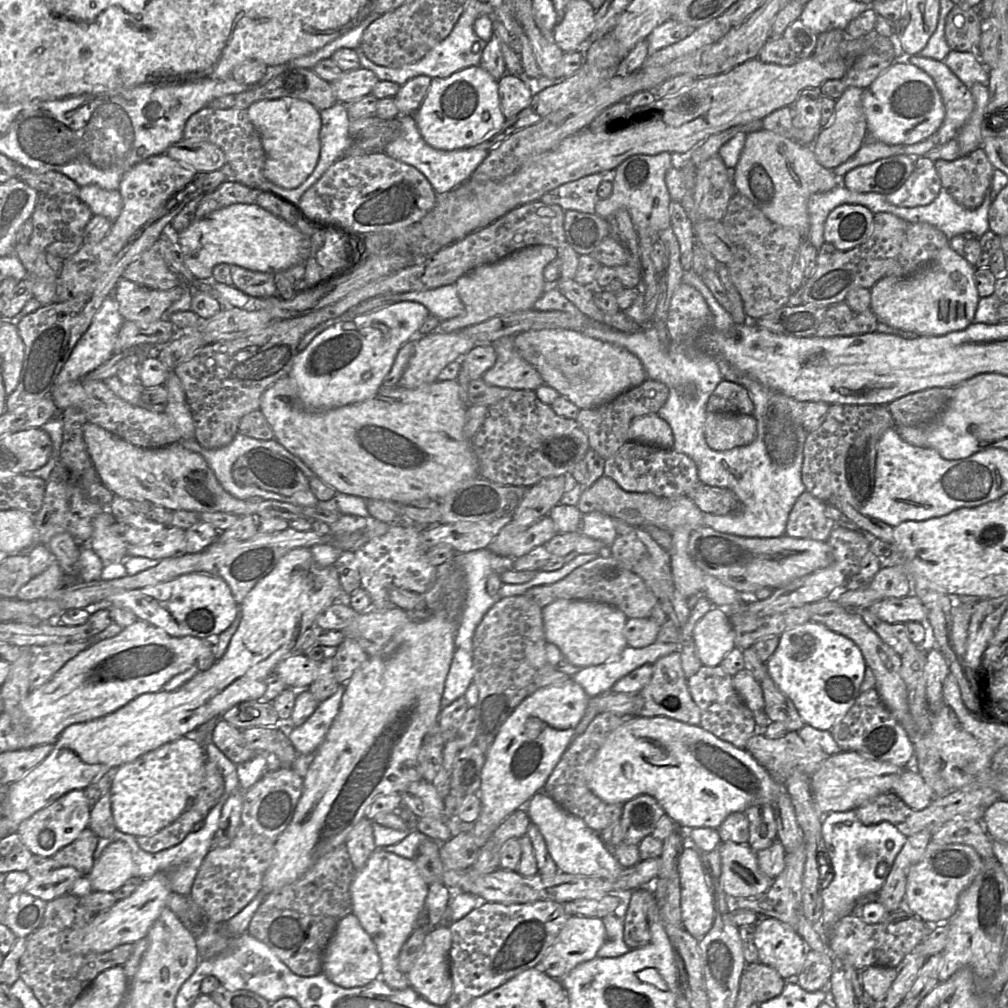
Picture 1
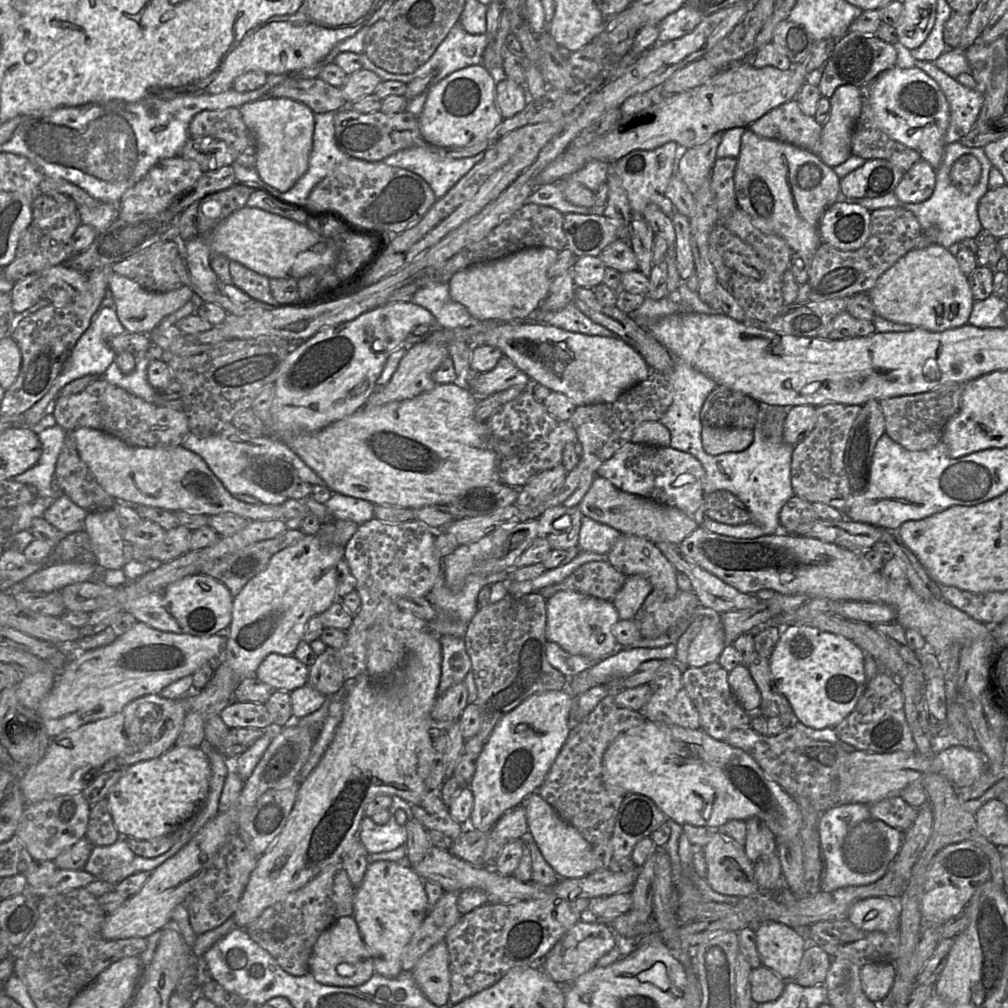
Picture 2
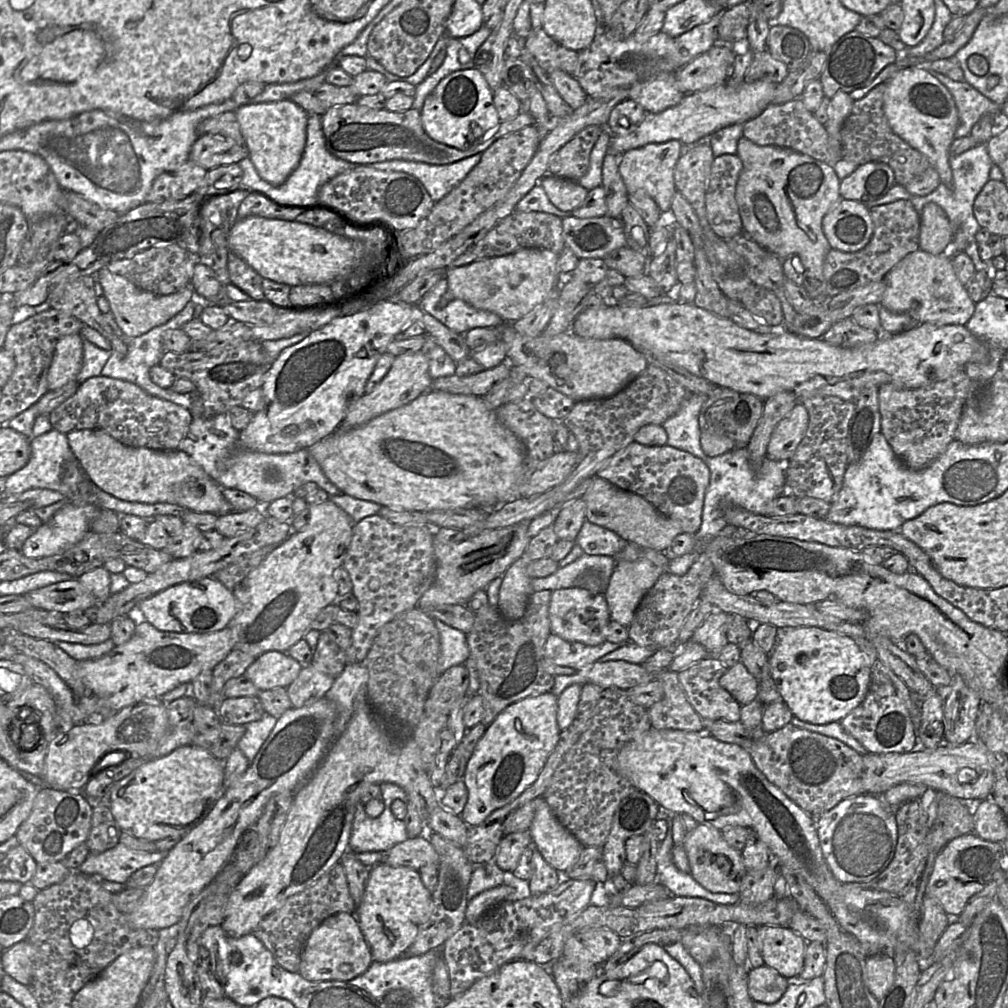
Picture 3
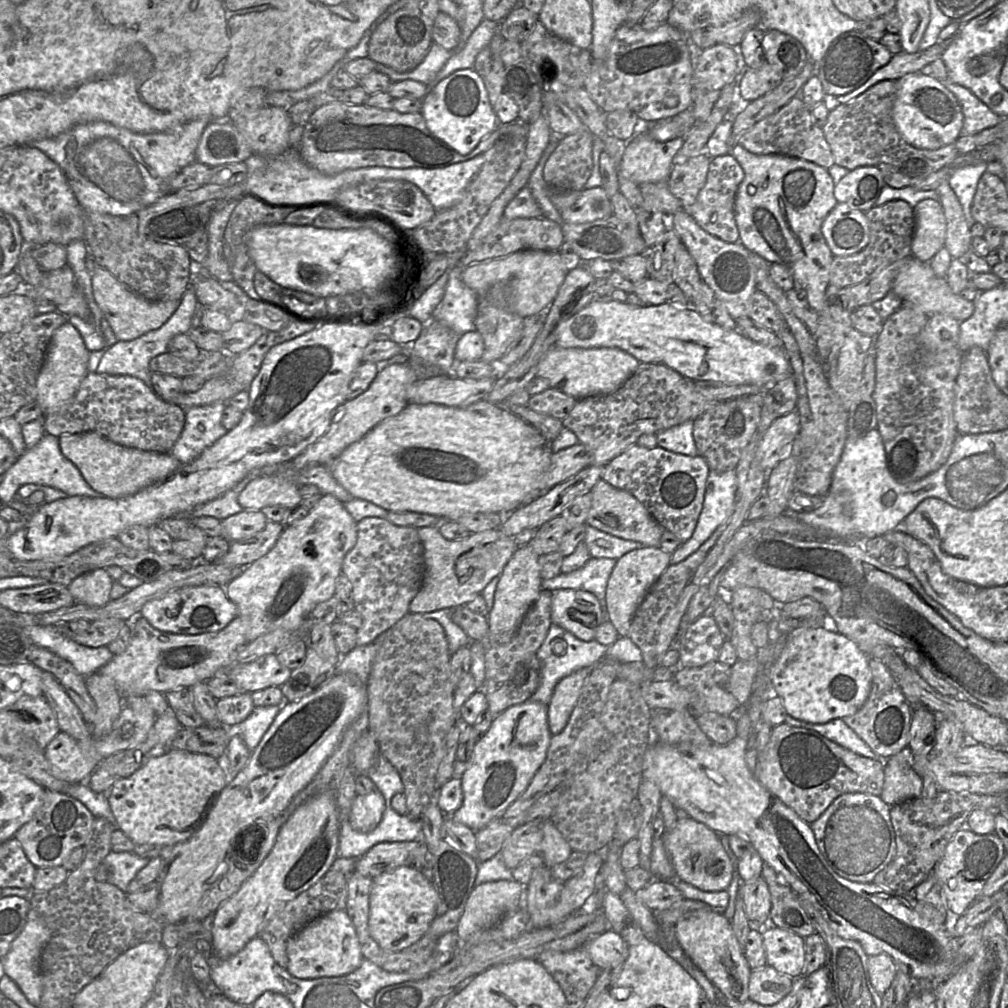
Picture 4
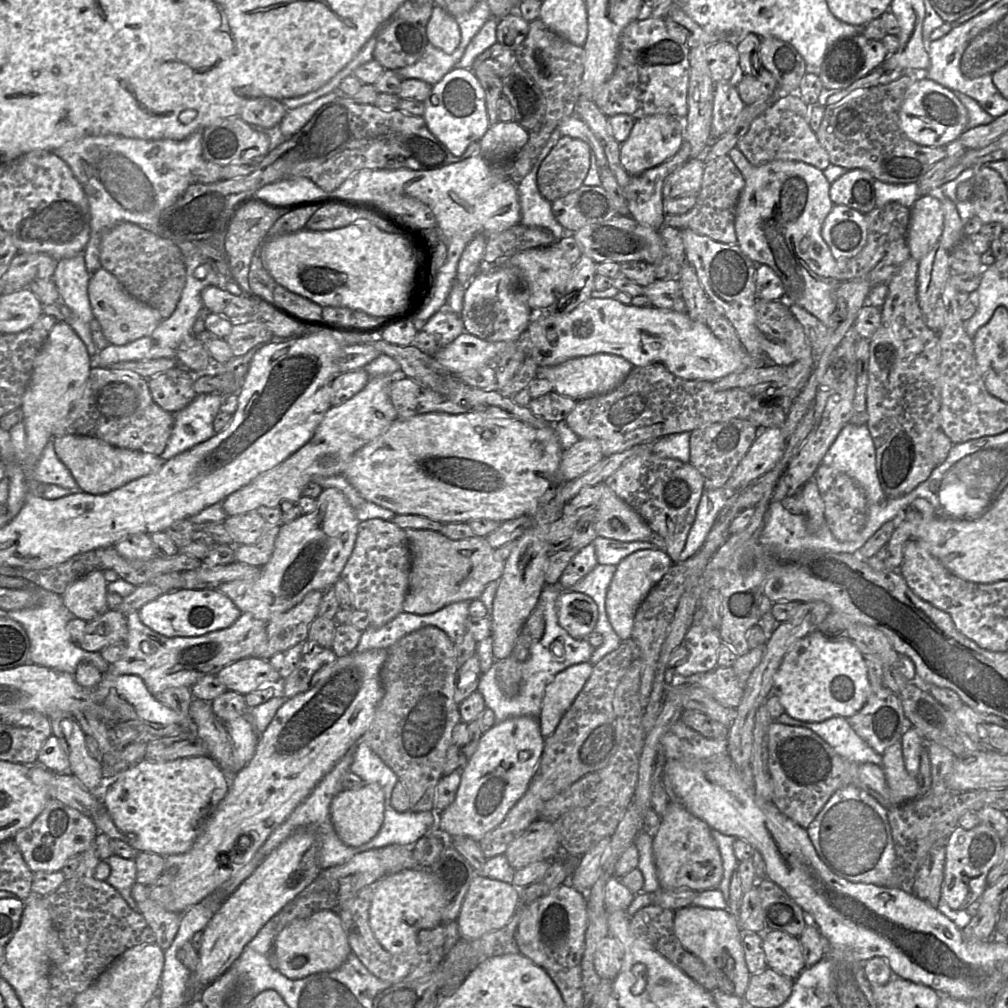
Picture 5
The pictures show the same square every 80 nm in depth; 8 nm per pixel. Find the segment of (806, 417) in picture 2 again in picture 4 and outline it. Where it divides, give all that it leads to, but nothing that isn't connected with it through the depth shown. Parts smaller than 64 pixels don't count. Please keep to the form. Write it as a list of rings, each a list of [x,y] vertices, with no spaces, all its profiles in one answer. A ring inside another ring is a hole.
[[[796,410],[776,419],[763,435],[758,448],[760,465],[770,471],[786,459],[800,432],[800,416]]]

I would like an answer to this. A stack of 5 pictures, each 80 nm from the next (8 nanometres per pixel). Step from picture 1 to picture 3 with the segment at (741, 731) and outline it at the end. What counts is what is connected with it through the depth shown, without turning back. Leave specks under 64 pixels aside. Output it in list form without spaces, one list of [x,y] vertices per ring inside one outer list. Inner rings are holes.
[[[717,657],[706,658],[691,664],[678,672],[679,682],[687,696],[687,699],[696,713],[701,717],[706,731],[707,726],[716,720],[730,722],[740,721],[741,704],[723,687],[720,686],[720,678],[727,672],[727,668]]]

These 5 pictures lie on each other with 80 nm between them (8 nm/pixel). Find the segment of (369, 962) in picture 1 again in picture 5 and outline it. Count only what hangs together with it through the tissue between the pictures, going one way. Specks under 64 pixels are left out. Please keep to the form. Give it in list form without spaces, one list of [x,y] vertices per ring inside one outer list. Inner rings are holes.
[[[336,909],[321,910],[290,922],[275,936],[272,952],[275,968],[289,979],[301,979],[311,974],[336,970],[352,953]]]

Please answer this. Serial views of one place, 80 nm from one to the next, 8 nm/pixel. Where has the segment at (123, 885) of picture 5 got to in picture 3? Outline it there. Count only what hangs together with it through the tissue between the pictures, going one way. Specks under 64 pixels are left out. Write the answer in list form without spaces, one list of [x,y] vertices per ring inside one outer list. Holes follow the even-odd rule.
[[[117,843],[113,848],[101,853],[89,853],[79,867],[84,875],[95,873],[105,880],[125,884],[129,877],[140,868],[159,865],[168,852],[138,852]]]

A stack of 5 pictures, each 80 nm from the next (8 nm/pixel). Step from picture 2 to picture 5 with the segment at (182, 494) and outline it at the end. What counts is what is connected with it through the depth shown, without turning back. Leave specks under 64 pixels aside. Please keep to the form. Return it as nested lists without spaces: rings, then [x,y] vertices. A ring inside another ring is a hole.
[[[65,435],[53,438],[58,458],[70,470],[82,492],[99,495],[115,490],[130,481],[157,472],[166,460],[159,455],[115,447],[99,438]]]

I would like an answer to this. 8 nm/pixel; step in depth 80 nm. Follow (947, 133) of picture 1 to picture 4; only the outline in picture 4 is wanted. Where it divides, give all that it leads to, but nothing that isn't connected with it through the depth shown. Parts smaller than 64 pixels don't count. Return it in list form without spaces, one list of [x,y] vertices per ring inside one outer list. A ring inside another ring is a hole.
[[[947,79],[939,80],[954,94],[964,116],[960,136],[975,135],[978,132],[997,125],[1003,118],[993,113],[970,90],[954,84]]]

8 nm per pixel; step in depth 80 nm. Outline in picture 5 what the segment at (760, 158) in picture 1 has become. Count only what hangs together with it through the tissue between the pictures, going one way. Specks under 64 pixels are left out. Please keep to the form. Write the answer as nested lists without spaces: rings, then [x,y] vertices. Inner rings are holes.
[[[735,146],[728,156],[745,179],[745,186],[736,207],[735,231],[738,246],[756,265],[767,265],[779,276],[784,288],[784,300],[816,316],[827,328],[837,326],[834,313],[837,306],[839,280],[837,260],[822,237],[822,226],[833,208],[831,183],[823,171],[800,161],[772,161],[761,166],[752,165]]]

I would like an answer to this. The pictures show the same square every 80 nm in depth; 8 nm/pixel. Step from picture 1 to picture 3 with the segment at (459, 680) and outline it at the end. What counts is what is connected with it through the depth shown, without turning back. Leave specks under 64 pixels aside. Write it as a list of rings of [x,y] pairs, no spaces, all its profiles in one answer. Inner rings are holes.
[[[434,620],[440,635],[440,655],[438,658],[438,676],[454,665],[464,664],[470,657],[466,634],[448,626],[440,620]]]

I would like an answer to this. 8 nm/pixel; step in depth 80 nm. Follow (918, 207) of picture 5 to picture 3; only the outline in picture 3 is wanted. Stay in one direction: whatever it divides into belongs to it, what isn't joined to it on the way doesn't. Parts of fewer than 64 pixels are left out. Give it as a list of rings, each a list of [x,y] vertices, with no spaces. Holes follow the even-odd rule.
[[[933,202],[927,203],[920,214],[919,249],[938,255],[951,241],[952,226],[945,211]]]

